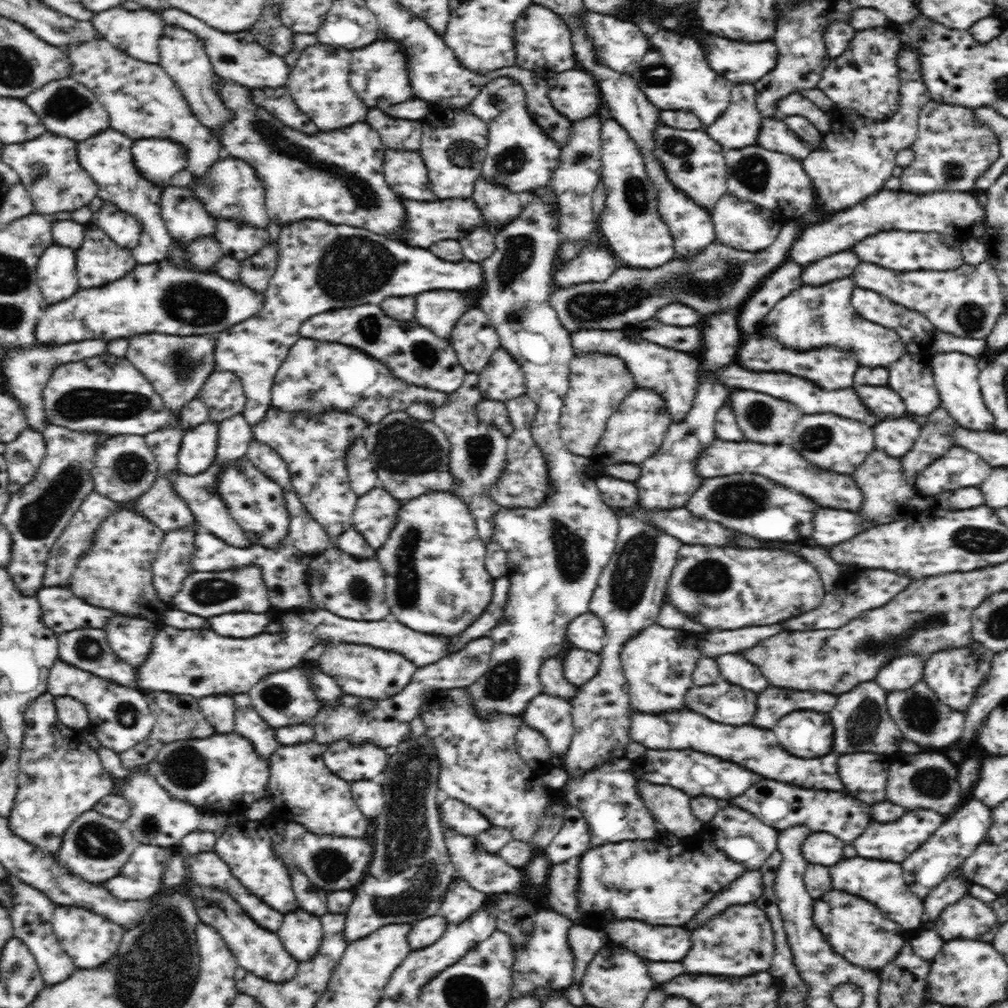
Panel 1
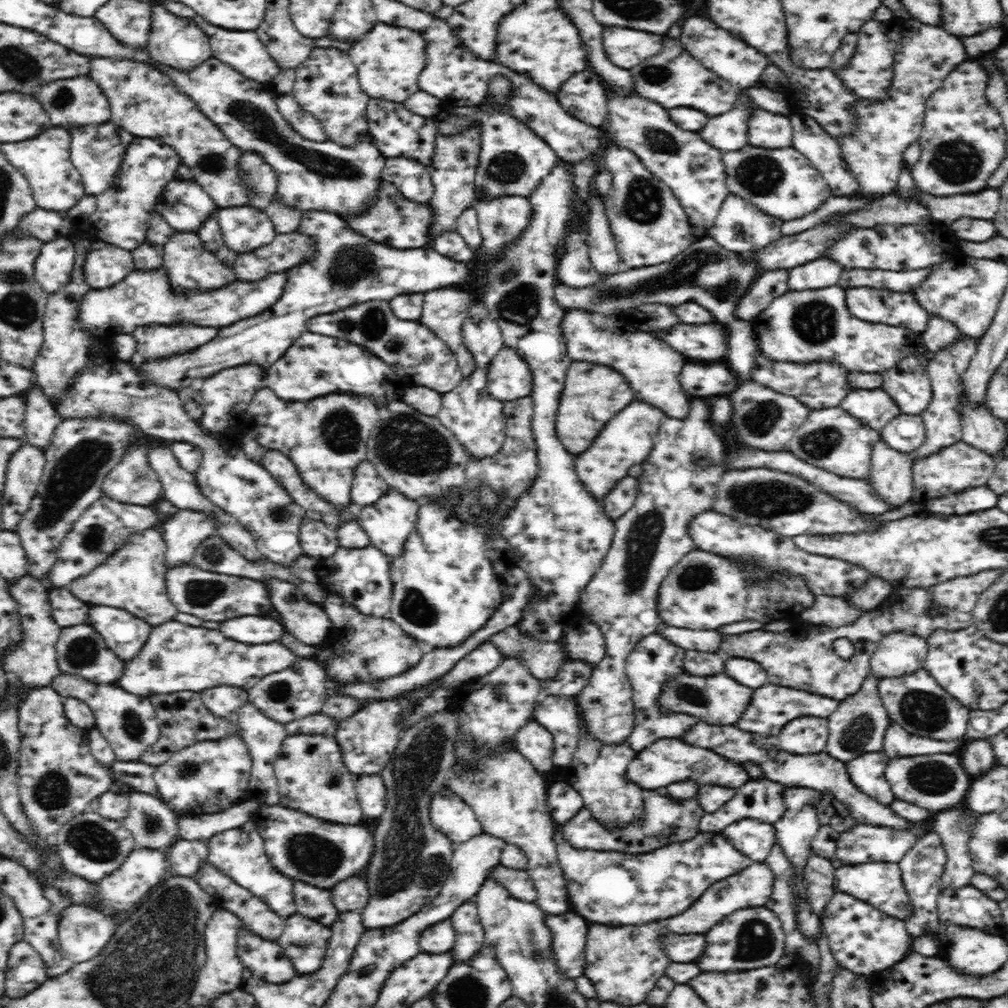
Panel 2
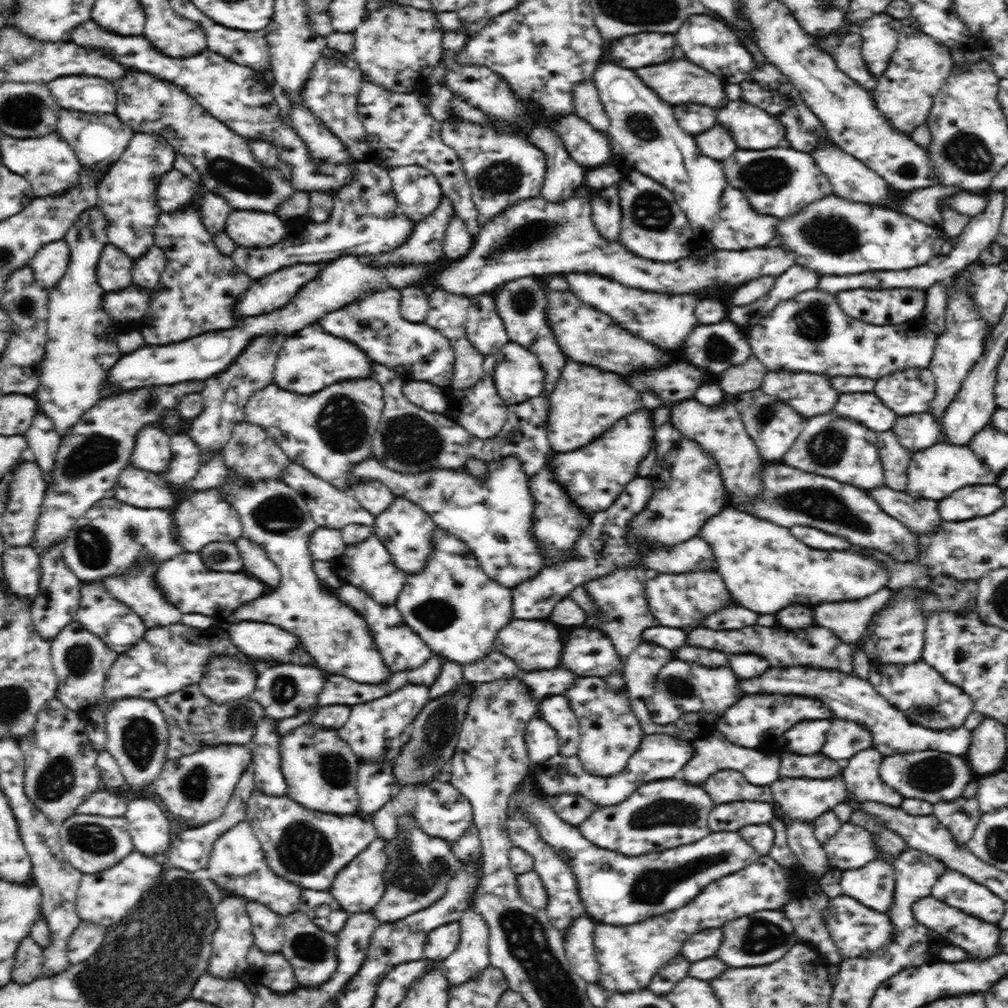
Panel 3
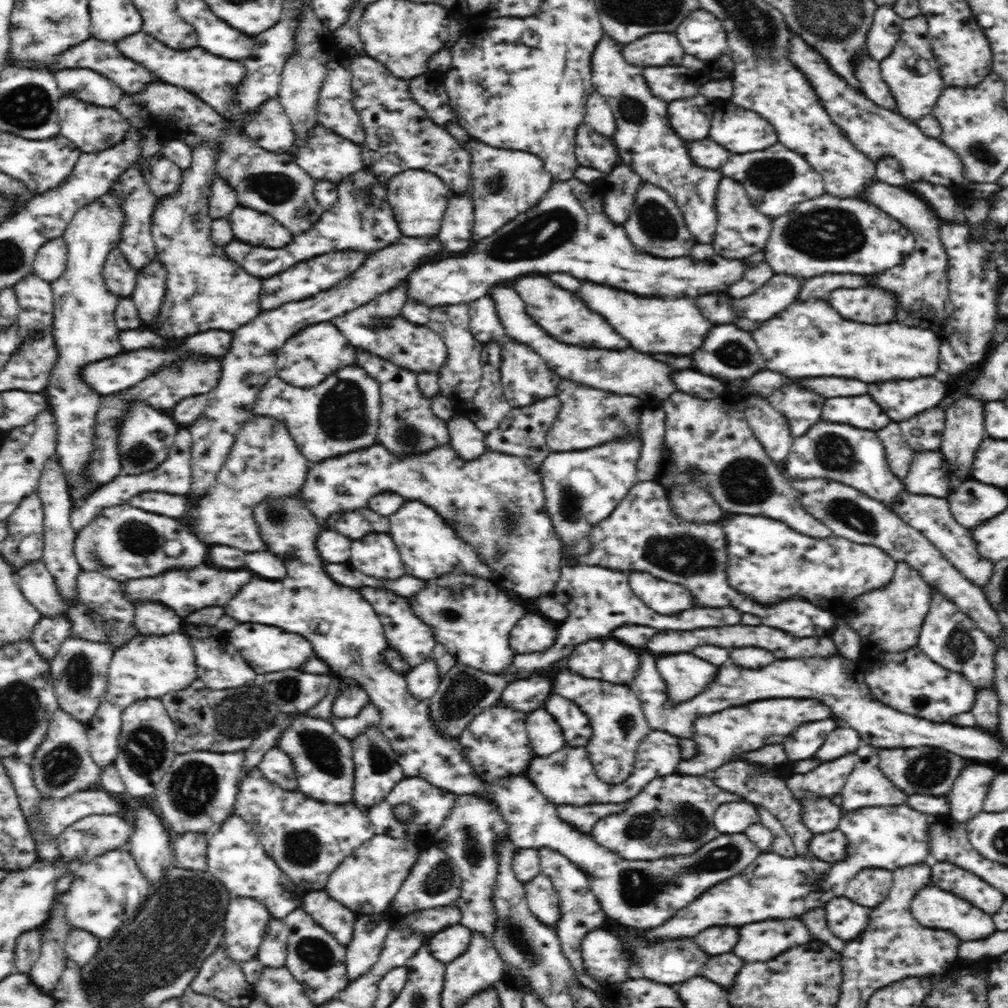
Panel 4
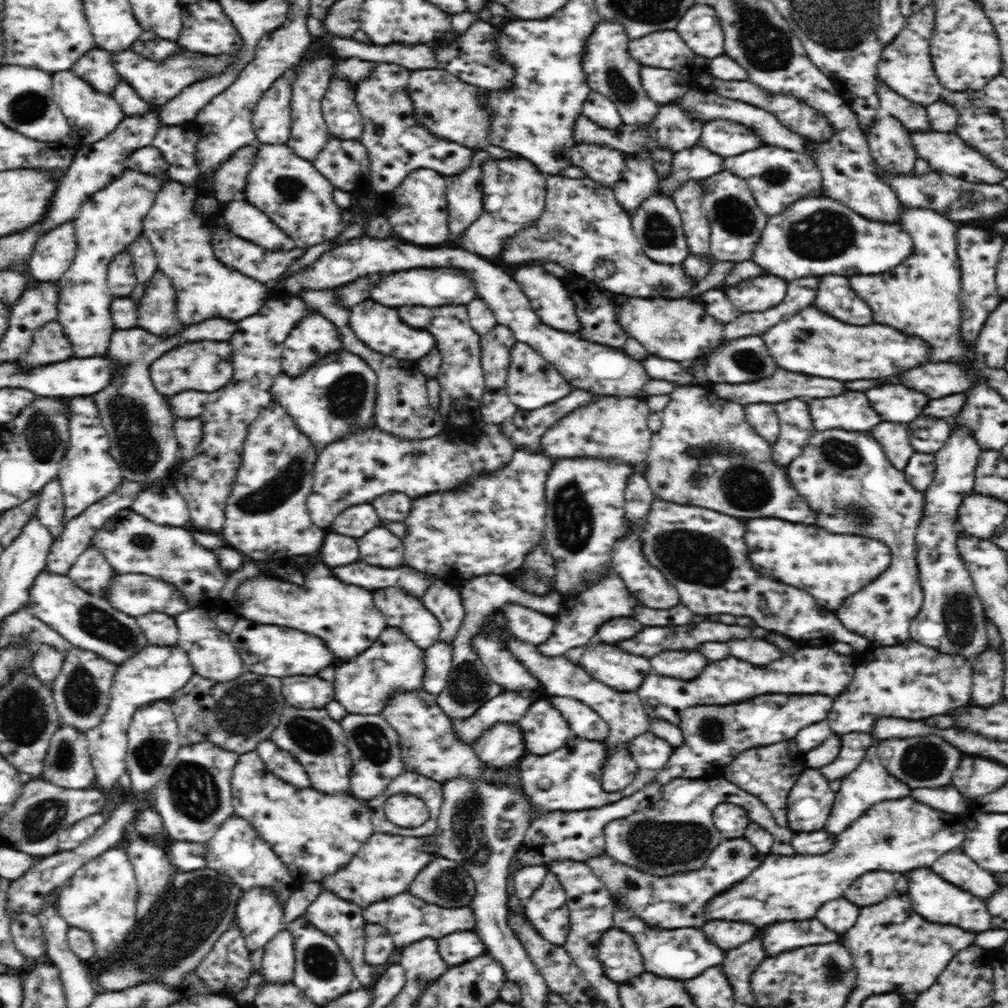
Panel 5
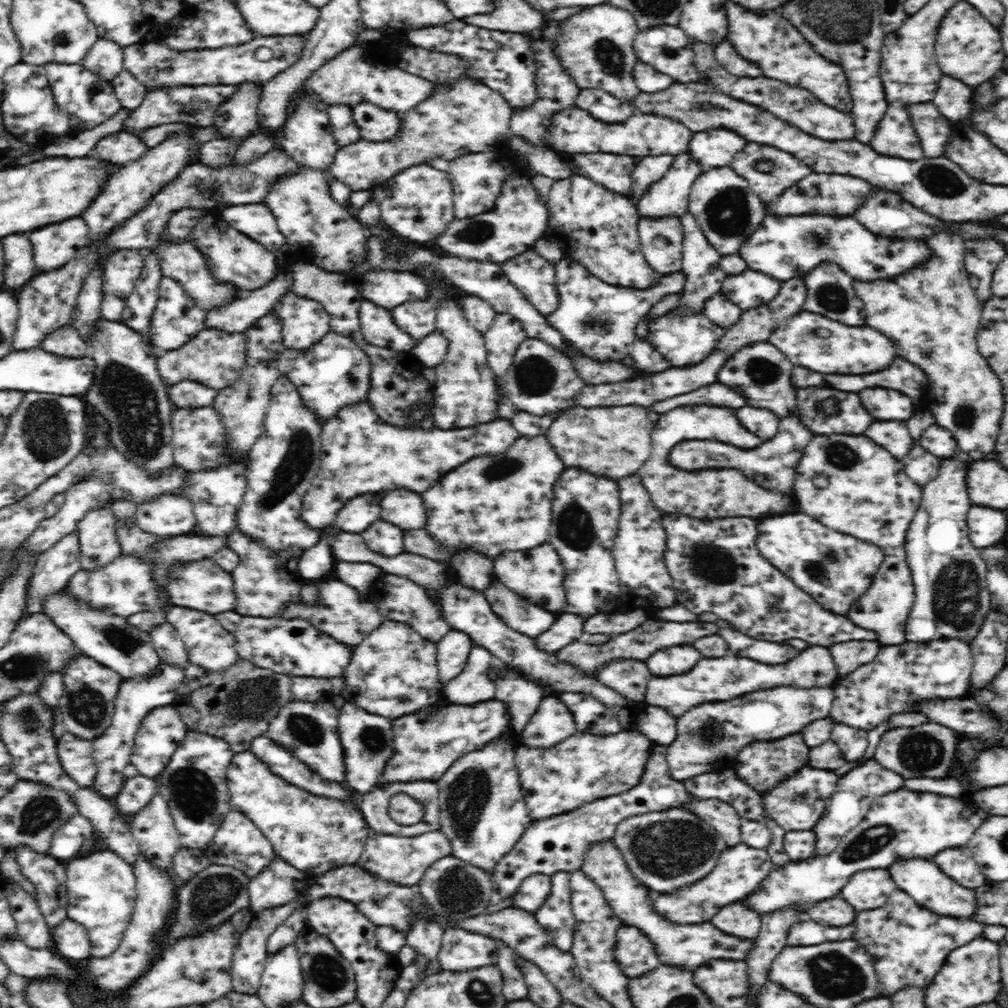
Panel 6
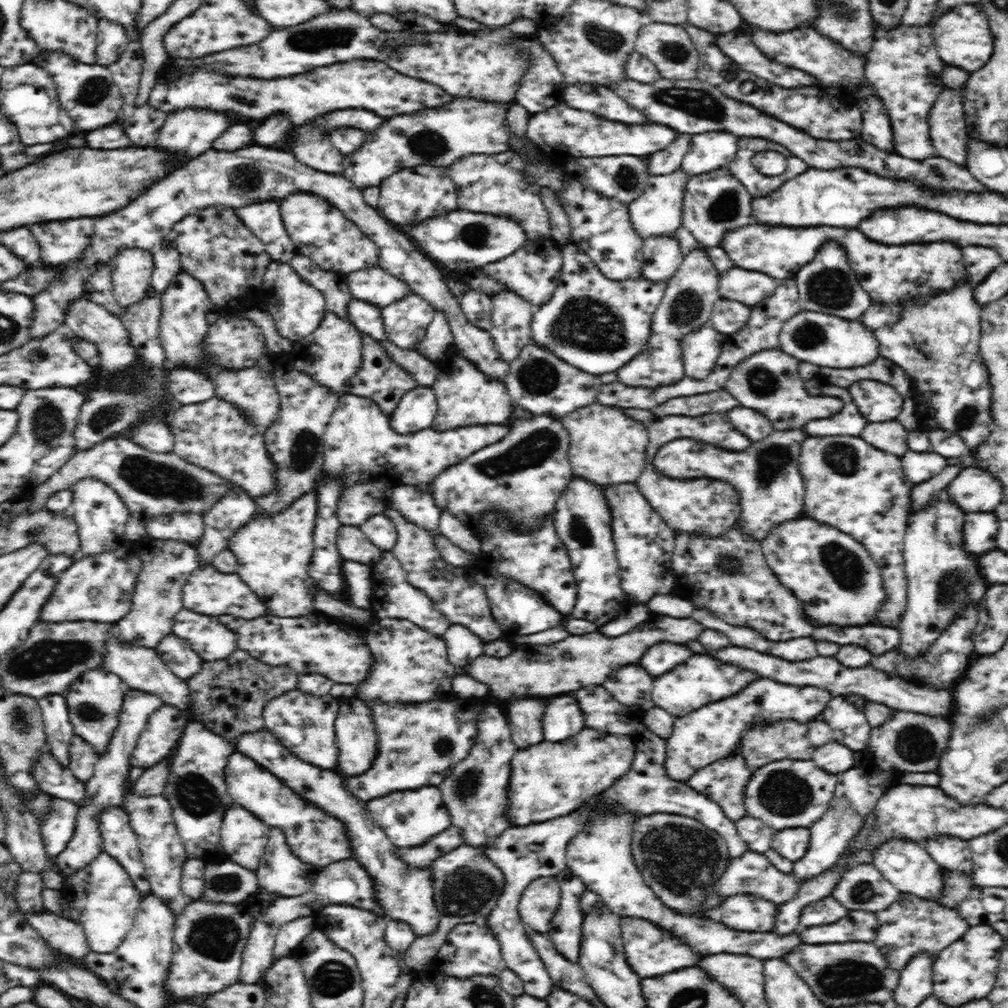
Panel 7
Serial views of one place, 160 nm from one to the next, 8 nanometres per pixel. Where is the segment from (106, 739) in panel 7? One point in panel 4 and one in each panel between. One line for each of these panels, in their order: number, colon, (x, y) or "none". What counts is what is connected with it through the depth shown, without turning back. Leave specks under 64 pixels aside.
4: (80, 670)
5: (82, 689)
6: (87, 703)

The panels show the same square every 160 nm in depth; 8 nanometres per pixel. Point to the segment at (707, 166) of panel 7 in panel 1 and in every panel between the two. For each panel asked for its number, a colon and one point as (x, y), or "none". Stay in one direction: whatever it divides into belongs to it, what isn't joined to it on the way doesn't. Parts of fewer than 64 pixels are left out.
1: (774, 136)
2: (766, 130)
3: (755, 129)
4: (740, 131)
5: (723, 137)
6: (716, 148)

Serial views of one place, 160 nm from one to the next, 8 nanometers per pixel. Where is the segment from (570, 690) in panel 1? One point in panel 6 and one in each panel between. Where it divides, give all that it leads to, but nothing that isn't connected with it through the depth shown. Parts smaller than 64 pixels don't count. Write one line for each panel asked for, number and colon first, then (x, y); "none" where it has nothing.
2: (543, 659)
3: (533, 645)
4: (533, 632)
5: (528, 625)
6: (520, 614)

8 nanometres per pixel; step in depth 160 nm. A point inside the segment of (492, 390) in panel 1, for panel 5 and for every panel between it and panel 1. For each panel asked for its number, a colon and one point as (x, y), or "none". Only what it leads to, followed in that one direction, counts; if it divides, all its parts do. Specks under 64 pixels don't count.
2: (509, 378)
3: (518, 376)
4: (525, 377)
5: (532, 383)

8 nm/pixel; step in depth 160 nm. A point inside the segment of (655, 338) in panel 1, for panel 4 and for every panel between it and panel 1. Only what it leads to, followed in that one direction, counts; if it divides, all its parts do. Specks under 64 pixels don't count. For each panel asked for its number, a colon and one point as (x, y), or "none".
2: (706, 341)
3: (717, 347)
4: (729, 352)

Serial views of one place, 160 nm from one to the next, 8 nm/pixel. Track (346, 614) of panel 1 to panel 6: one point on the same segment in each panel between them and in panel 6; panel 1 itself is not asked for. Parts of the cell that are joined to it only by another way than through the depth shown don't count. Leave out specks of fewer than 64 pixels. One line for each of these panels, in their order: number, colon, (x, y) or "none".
2: (362, 576)
3: (368, 566)
4: (376, 554)
5: (380, 547)
6: (384, 538)

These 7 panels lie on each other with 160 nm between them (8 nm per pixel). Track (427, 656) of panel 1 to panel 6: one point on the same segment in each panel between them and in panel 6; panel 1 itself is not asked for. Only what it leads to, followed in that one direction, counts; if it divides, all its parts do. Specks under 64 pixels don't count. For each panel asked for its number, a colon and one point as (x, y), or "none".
2: (176, 657)
3: (167, 659)
4: (147, 666)
5: (154, 673)
6: (112, 751)

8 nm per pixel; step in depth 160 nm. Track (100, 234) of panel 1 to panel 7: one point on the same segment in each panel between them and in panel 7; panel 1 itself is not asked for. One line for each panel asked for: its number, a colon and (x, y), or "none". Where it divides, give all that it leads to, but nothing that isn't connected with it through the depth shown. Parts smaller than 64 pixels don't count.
2: (105, 265)
3: (114, 269)
4: (120, 277)
5: (121, 279)
6: (120, 273)
7: (131, 271)

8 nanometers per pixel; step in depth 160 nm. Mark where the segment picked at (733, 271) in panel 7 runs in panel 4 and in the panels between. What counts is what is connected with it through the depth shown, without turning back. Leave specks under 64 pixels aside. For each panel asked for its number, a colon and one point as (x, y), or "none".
4: (781, 291)
5: (757, 295)
6: (751, 288)

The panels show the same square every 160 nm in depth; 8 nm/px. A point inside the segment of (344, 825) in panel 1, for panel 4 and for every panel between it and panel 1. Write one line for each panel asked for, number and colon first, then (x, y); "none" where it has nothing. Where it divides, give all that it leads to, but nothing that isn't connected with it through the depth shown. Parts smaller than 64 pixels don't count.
2: (312, 778)
3: (320, 768)
4: (324, 767)

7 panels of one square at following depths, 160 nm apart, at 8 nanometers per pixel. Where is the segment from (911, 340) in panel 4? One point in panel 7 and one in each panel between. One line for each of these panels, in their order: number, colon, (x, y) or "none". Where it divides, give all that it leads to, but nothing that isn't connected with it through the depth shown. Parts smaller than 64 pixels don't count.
5: (812, 343)
6: (823, 345)
7: (811, 337)

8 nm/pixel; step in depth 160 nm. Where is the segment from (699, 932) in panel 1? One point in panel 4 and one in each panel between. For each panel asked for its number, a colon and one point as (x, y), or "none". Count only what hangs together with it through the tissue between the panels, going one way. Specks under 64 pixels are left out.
2: (749, 938)
3: (762, 937)
4: (770, 938)

